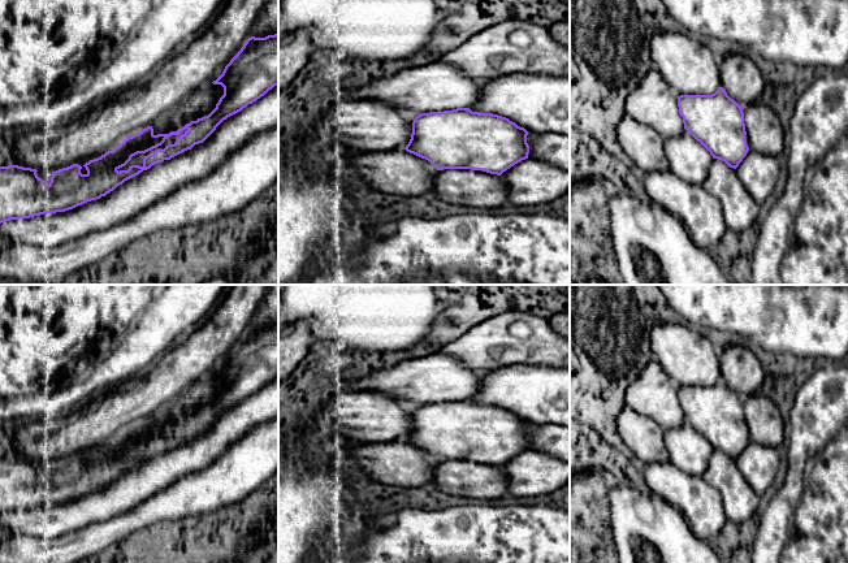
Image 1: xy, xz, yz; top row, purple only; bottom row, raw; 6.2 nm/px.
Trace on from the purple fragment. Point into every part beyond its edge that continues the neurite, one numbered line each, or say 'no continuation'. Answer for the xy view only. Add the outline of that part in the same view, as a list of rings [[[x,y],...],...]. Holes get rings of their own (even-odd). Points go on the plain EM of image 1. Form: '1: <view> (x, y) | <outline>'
1: xy (138, 450) | [[[186,420],[186,421],[187,421],[187,420]],[[183,421],[179,426],[172,426],[172,428],[166,429],[165,433],[164,433],[161,437],[159,437],[159,438],[156,438],[156,439],[153,439],[153,441],[146,443],[146,445],[138,445],[138,446],[133,447],[131,451],[130,451],[125,458],[122,458],[122,459],[120,459],[120,460],[117,460],[117,462],[118,462],[118,463],[120,463],[120,462],[127,462],[131,456],[143,458],[143,450],[144,450],[147,446],[153,446],[156,441],[164,441],[168,436],[174,436],[174,434],[179,430],[179,428],[181,428],[182,425],[185,425],[186,421]]]

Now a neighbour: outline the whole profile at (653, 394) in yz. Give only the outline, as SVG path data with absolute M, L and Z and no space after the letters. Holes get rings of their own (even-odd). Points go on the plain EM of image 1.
M654 358L627 386L624 402L633 411L650 417L665 432L684 423L678 386L672 384L661 363Z

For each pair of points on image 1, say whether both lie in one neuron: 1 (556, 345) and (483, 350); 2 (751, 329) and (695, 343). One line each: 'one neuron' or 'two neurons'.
1: one neuron
2: two neurons

